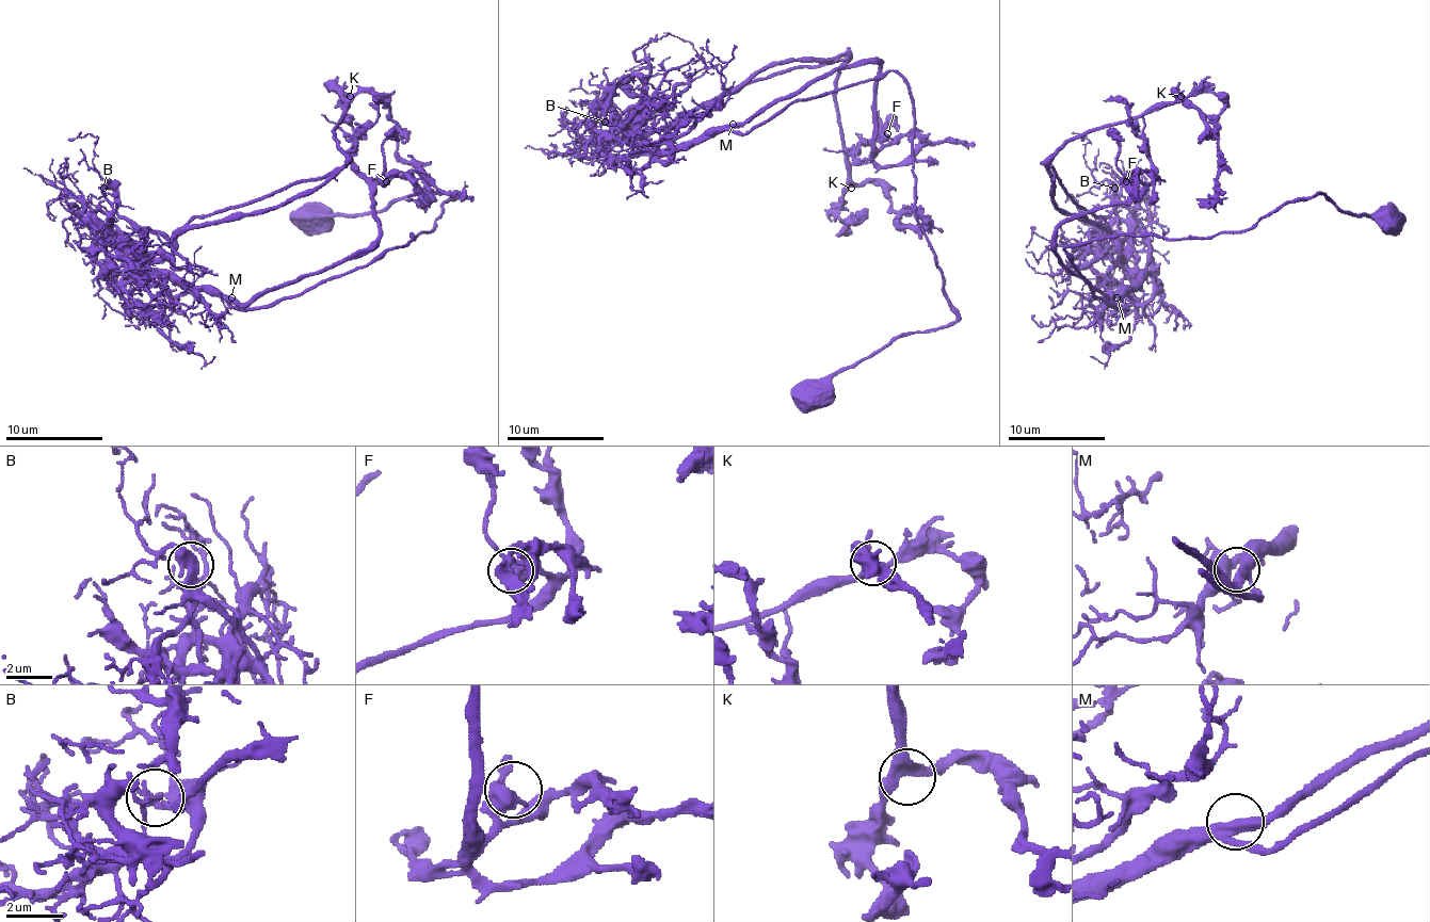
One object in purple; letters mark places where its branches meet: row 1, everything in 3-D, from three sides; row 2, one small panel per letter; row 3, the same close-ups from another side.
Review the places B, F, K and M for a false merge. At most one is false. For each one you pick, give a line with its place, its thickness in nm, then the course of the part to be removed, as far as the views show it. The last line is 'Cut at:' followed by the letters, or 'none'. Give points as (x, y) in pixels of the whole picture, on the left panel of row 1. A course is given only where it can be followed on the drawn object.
B: (103, 188) | 240 nm | (102, 189), (112, 237), (163, 259), (194, 217), (325, 179), (372, 89), (411, 198)
Cut at: B

